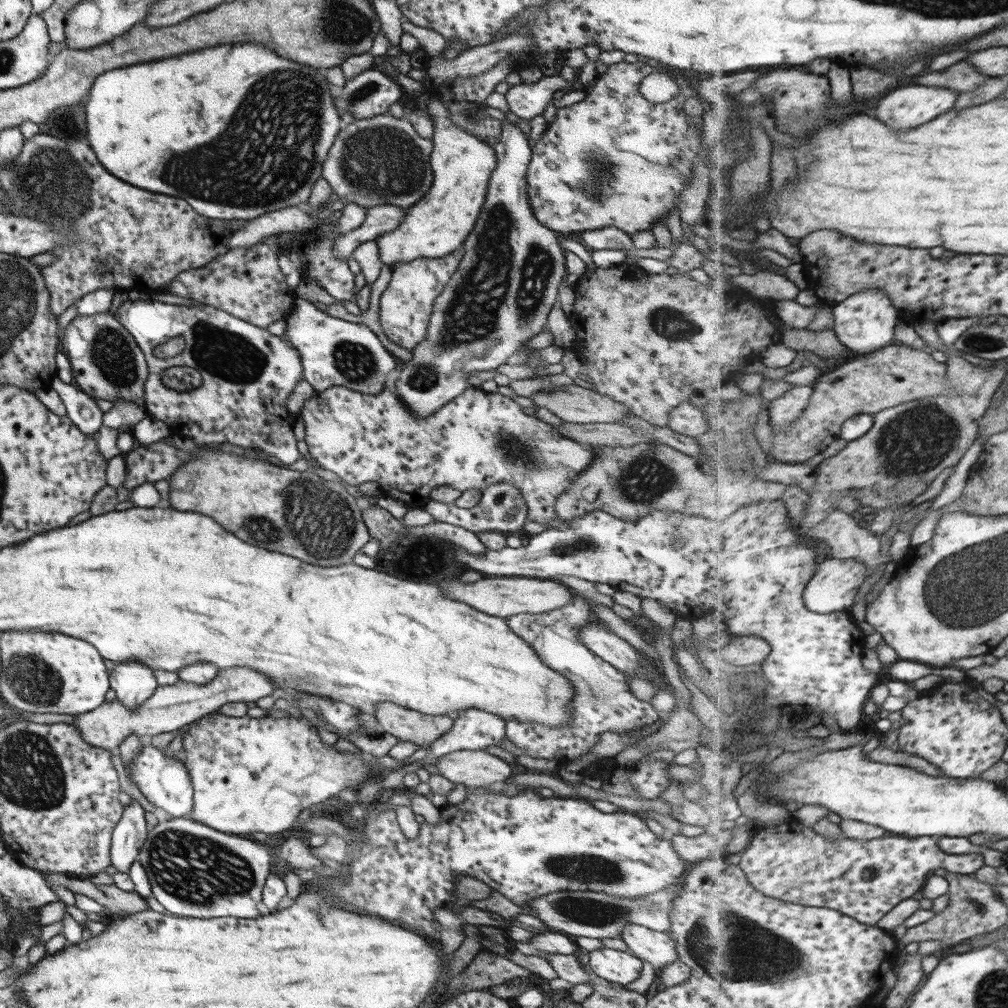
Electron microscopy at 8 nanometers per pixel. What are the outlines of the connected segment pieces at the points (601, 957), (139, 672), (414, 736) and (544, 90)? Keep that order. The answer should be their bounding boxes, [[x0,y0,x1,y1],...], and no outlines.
[[588,947,642,984],[109,662,158,708],[372,702,454,745],[505,75,571,121]]

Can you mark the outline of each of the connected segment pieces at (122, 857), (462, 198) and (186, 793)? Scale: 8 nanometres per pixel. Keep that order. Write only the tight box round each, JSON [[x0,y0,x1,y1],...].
[[110,799,148,873],[376,91,496,268],[129,739,193,817]]

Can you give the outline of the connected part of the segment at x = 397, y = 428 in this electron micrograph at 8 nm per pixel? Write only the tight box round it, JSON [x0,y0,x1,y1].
[297,386,596,524]

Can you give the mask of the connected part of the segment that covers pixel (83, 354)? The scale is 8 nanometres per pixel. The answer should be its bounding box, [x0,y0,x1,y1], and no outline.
[60,313,148,406]

